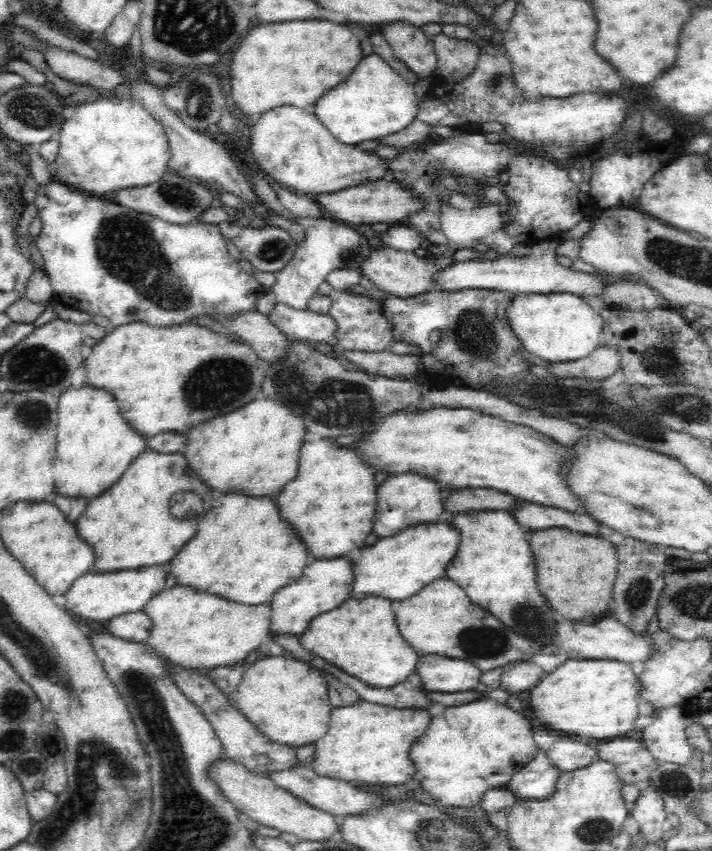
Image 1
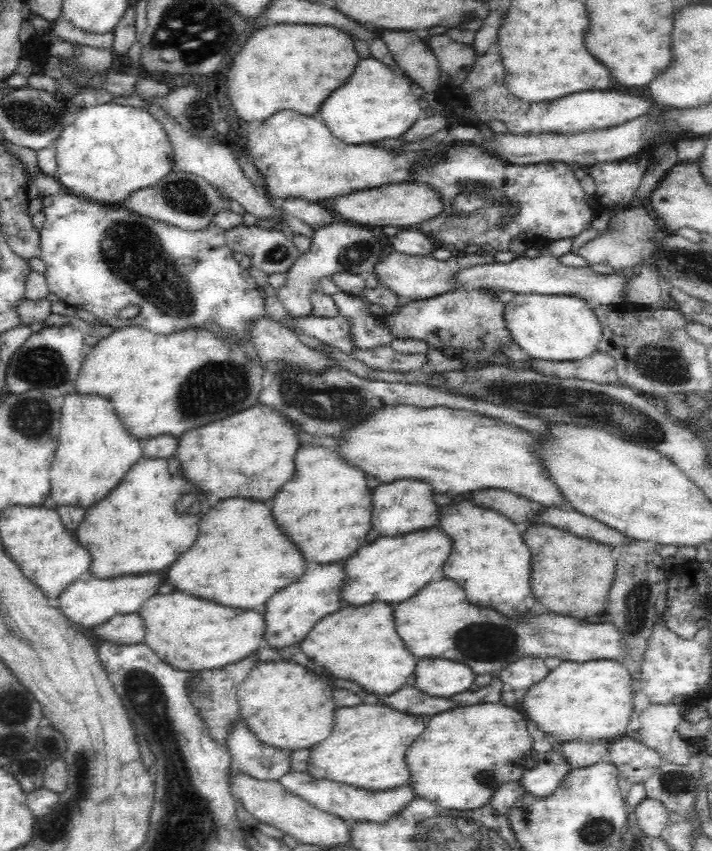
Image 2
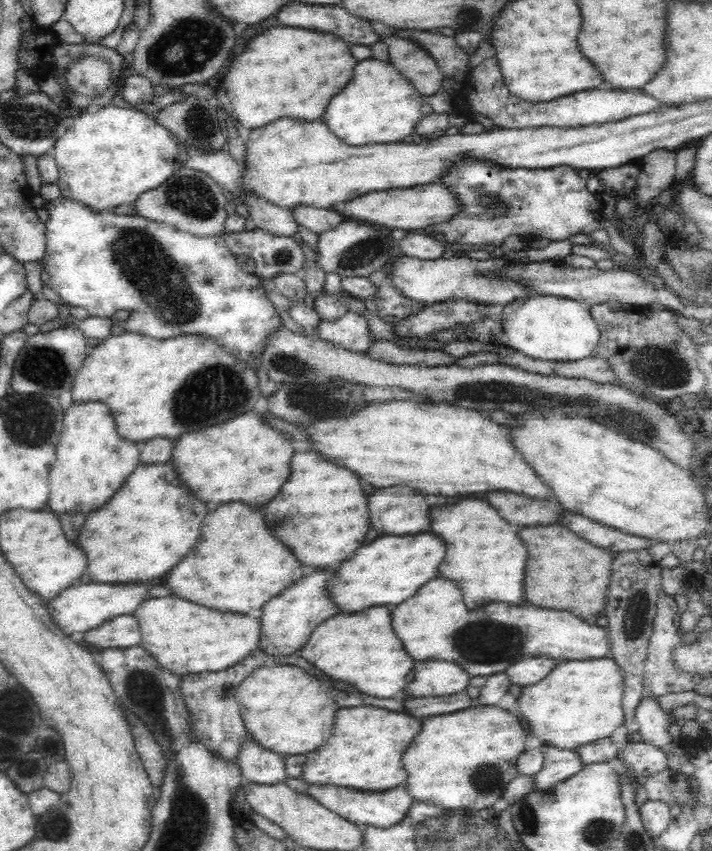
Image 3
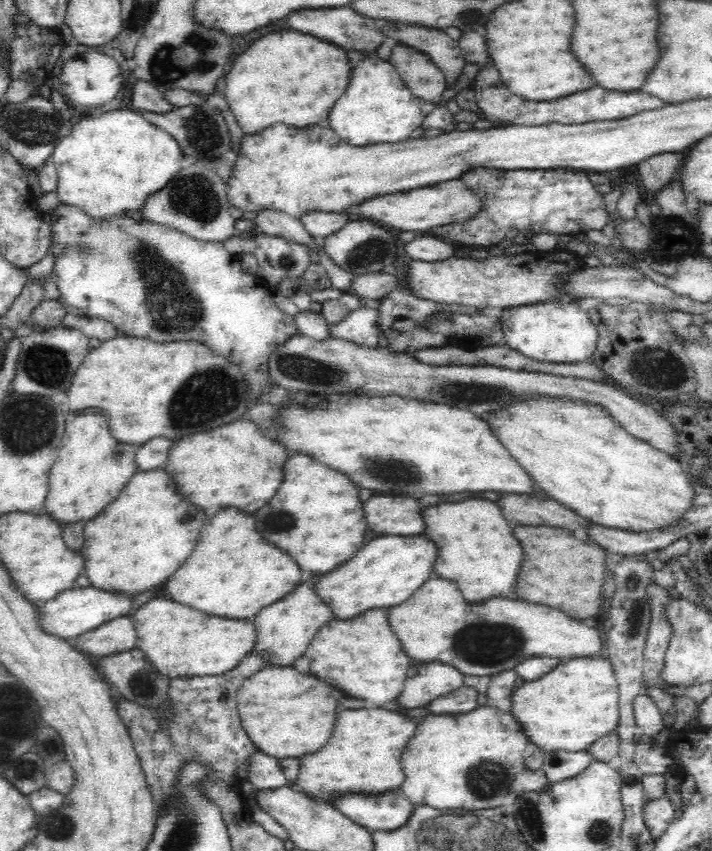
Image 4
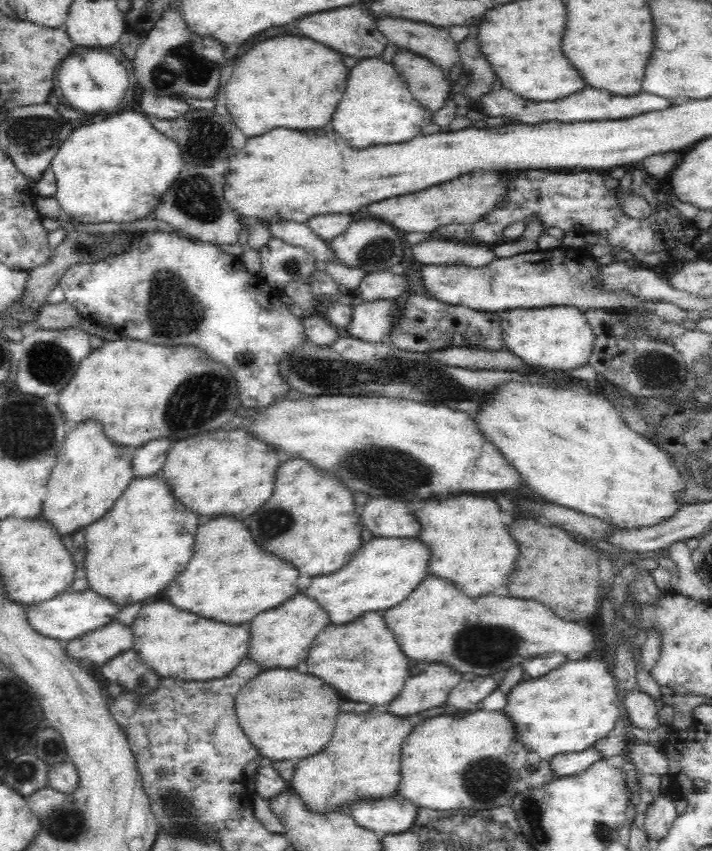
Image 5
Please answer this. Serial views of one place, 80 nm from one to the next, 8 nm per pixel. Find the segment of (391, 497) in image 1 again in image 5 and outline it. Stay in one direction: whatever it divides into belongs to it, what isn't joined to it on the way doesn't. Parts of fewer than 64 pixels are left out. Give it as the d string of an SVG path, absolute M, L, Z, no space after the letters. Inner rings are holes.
M374 498L362 508L360 518L374 537L410 539L419 533L419 522L402 502Z

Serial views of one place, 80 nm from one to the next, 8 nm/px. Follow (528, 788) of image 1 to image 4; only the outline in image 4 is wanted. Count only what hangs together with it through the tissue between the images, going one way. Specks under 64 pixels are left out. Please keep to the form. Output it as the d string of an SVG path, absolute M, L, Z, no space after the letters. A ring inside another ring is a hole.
M588 749L578 752L556 750L556 752L546 752L543 757L543 767L548 782L555 783L580 774L594 761L594 755Z

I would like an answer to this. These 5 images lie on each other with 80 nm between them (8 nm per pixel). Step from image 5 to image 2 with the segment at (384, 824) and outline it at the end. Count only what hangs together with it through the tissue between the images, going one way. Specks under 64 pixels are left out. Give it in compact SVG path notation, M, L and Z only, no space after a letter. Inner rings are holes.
M290 769L284 776L277 780L287 792L302 797L303 800L312 804L315 808L339 816L346 822L358 823L359 821L370 821L374 823L389 820L390 815L398 814L412 800L415 800L415 793L409 783L403 784L386 791L368 791L366 789L351 786L350 784L333 782L333 780L322 780L313 778L306 770Z

